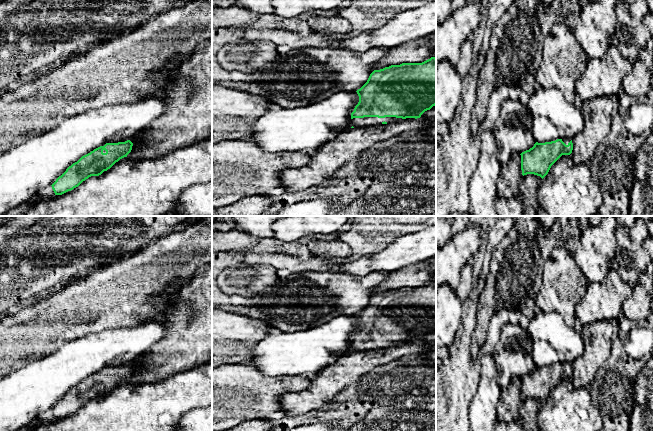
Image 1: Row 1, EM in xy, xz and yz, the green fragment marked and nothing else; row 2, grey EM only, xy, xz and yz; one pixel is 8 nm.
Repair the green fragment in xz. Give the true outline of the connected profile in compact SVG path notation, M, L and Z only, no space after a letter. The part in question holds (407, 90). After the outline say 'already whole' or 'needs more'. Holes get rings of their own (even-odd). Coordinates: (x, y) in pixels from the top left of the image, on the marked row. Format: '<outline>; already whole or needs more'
M431 57L422 63L402 63L374 70L367 82L356 92L359 102L351 113L351 128L396 123L406 118L420 118L425 111L436 105L436 58Z; needs more

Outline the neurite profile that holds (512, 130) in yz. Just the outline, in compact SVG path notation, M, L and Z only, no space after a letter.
M506 99L500 104L498 119L492 129L499 150L498 160L506 165L513 154L521 154L536 143L531 131L531 116L527 106Z

